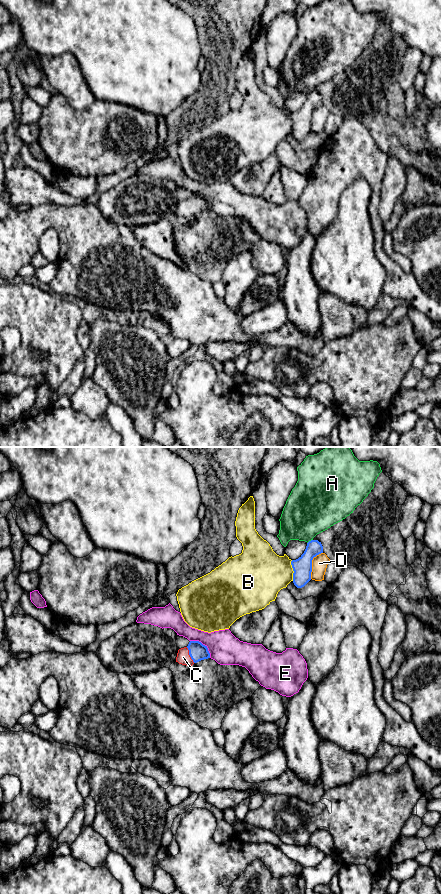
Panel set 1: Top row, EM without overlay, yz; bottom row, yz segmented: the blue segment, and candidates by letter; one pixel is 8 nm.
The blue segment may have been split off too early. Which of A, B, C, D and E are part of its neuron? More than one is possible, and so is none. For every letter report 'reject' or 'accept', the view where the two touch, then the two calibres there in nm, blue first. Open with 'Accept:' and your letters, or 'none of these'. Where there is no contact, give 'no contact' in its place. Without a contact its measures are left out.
Accept: C
A: reject; meets blue in yz; 160 nm thick on the blue side, 400 nm on the other
B: reject; meets blue in yz; 160 nm thick on the blue side, 380 nm on the other
C: accept; meets blue in yz; 140 nm thick on the blue side, 110 nm on the other
D: reject; meets blue in yz; 160 nm thick on the blue side, 130 nm on the other
E: reject; meets blue in yz; 140 nm thick on the blue side, 240 nm on the other

